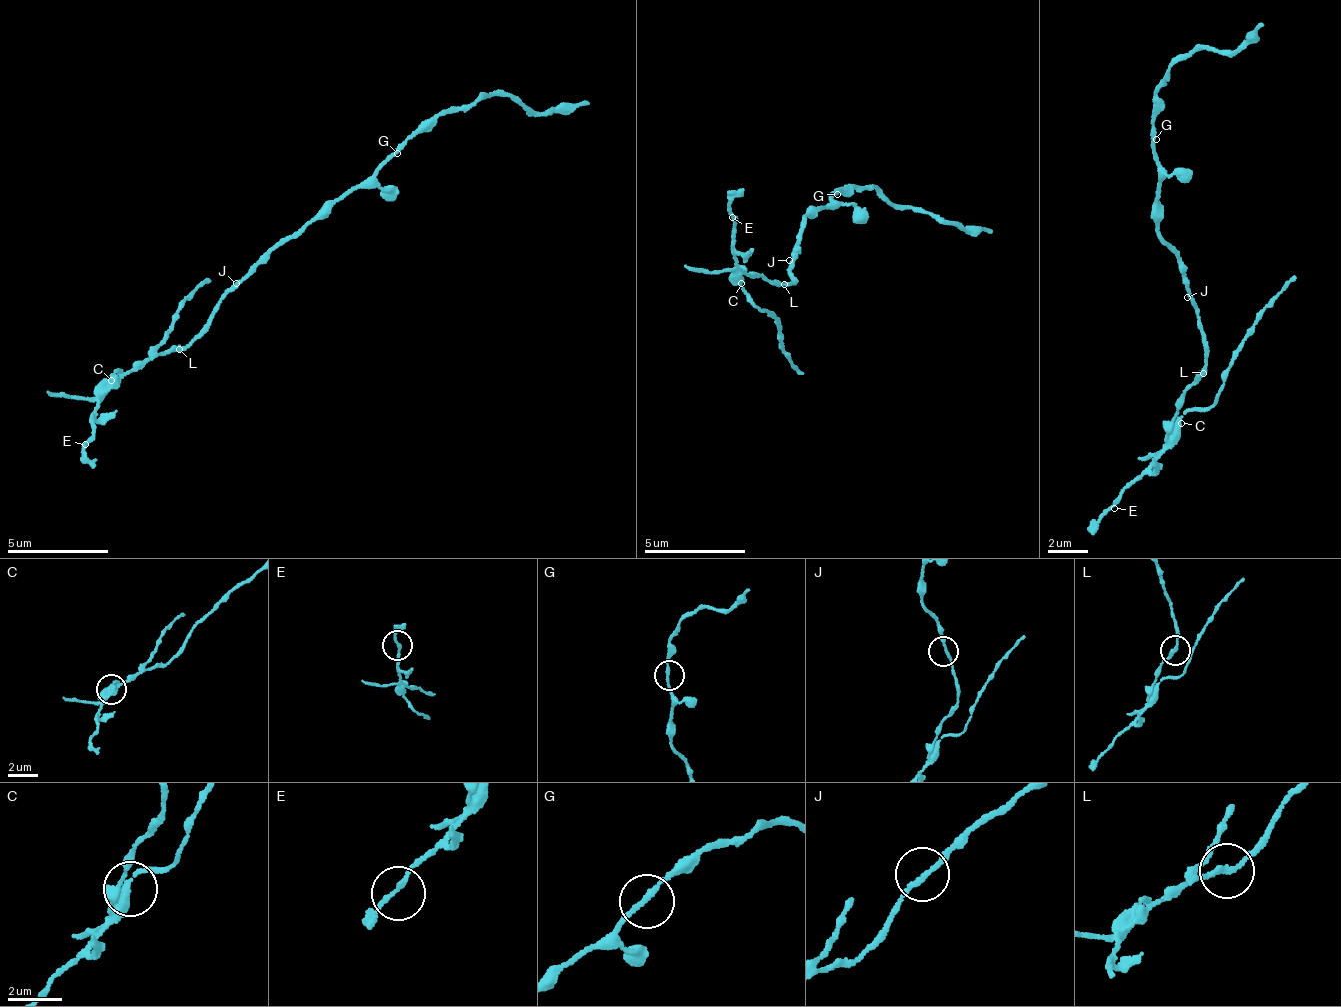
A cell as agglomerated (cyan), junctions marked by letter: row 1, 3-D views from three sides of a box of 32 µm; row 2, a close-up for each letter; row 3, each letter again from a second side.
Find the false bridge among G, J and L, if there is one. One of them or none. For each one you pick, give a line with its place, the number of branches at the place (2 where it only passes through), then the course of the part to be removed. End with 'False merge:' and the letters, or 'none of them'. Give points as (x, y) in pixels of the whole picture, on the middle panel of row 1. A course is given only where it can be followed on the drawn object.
L: place (784, 284); branches 2; course (786, 283), (749, 274), (739, 279), (775, 323), (800, 372)
False merge: L

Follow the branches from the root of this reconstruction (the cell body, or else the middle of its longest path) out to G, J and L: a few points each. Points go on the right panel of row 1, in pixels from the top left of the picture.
G: (1177, 260), (1175, 254), (1164, 246), (1158, 227), (1161, 214), (1157, 201), (1163, 177), (1153, 145), (1156, 139)
J: (1177, 260), (1189, 292), (1187, 297)
L: (1177, 260), (1181, 278), (1199, 321), (1205, 355), (1202, 374)

